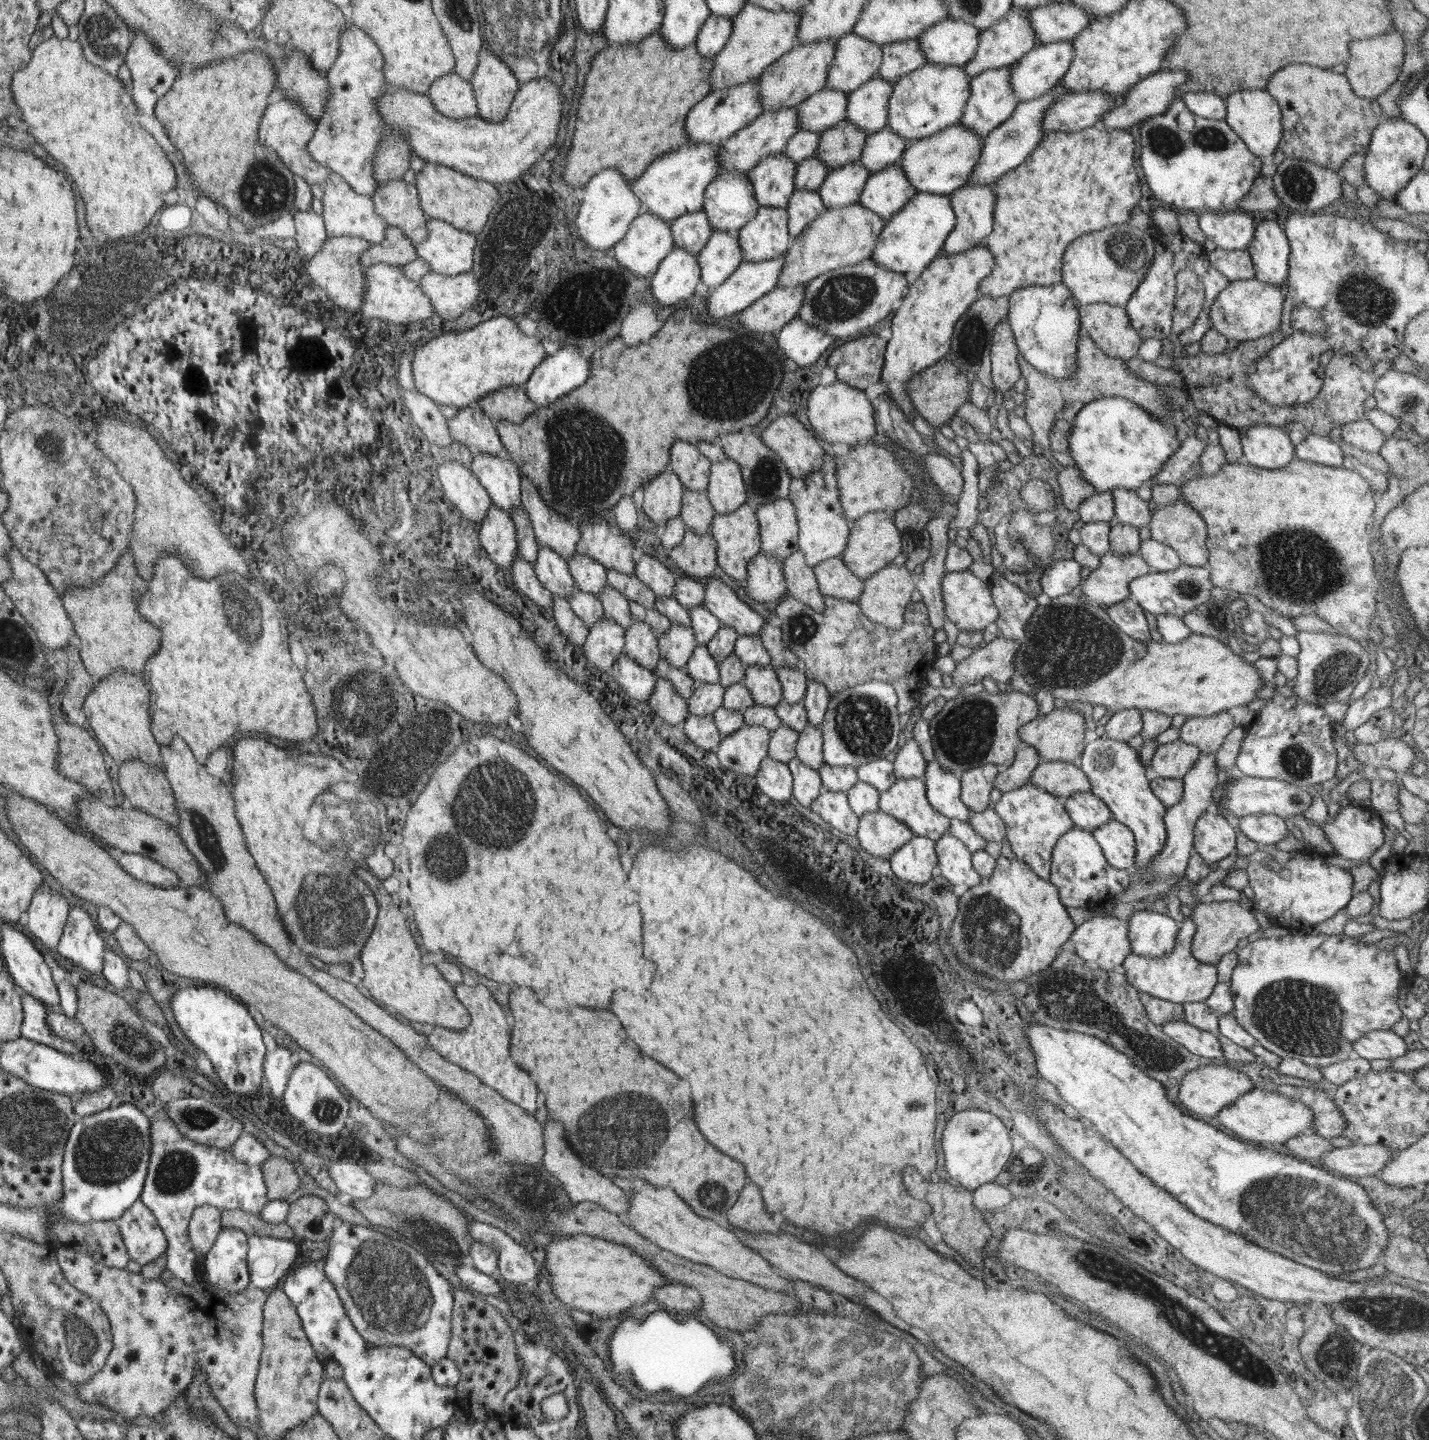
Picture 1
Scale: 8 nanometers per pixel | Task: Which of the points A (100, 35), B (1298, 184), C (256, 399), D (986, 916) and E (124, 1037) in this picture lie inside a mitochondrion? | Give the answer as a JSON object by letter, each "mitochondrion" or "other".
{"A":"mitochondrion","B":"mitochondrion","C":"other","D":"mitochondrion","E":"mitochondrion"}

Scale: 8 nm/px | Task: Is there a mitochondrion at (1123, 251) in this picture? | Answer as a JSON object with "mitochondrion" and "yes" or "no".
{"mitochondrion":"yes"}

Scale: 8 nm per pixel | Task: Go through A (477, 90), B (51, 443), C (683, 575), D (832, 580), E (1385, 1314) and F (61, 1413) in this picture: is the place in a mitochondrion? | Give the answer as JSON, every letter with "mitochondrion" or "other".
{"A":"other","B":"mitochondrion","C":"other","D":"other","E":"mitochondrion","F":"other"}

